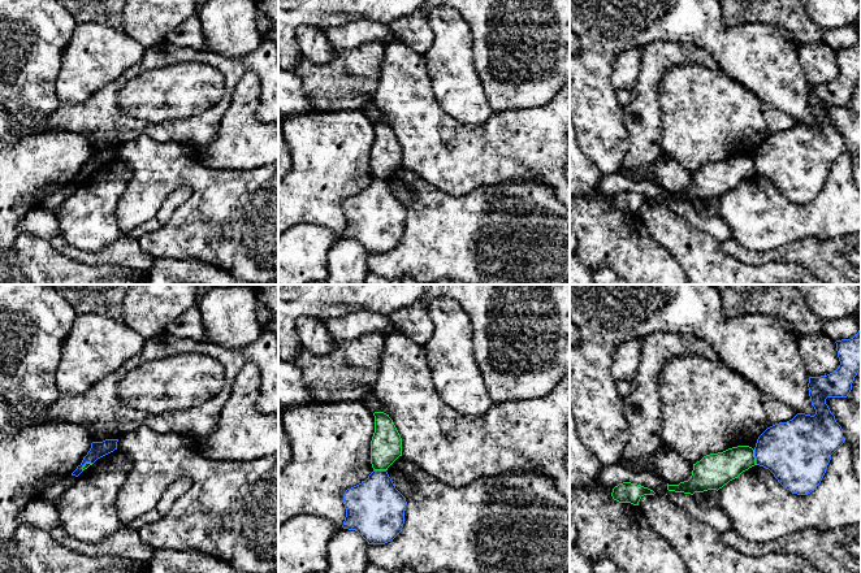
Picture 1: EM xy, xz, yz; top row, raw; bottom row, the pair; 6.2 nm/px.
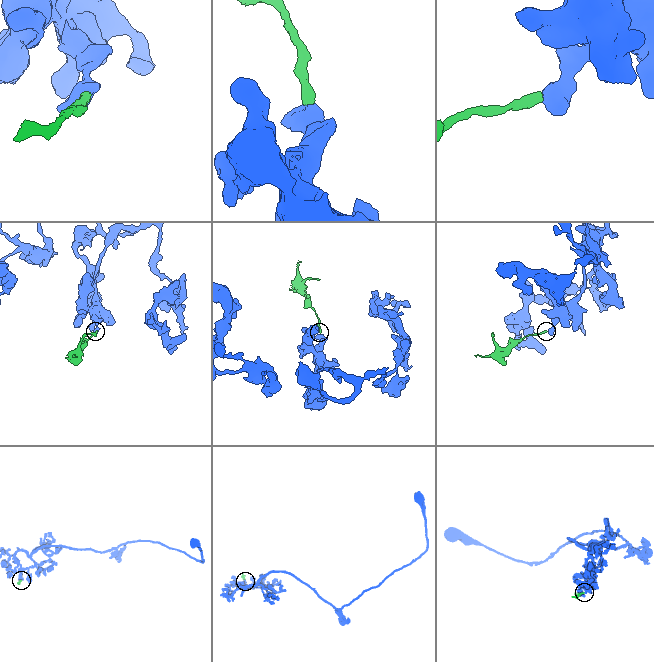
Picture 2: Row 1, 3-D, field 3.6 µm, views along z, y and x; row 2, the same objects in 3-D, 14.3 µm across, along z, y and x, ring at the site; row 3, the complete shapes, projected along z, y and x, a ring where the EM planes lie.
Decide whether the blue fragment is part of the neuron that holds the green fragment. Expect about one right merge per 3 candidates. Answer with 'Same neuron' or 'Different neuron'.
Different neuron

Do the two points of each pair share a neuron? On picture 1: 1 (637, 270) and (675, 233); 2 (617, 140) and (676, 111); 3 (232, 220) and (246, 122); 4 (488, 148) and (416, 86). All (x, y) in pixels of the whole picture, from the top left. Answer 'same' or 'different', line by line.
1: different
2: different
3: different
4: same

